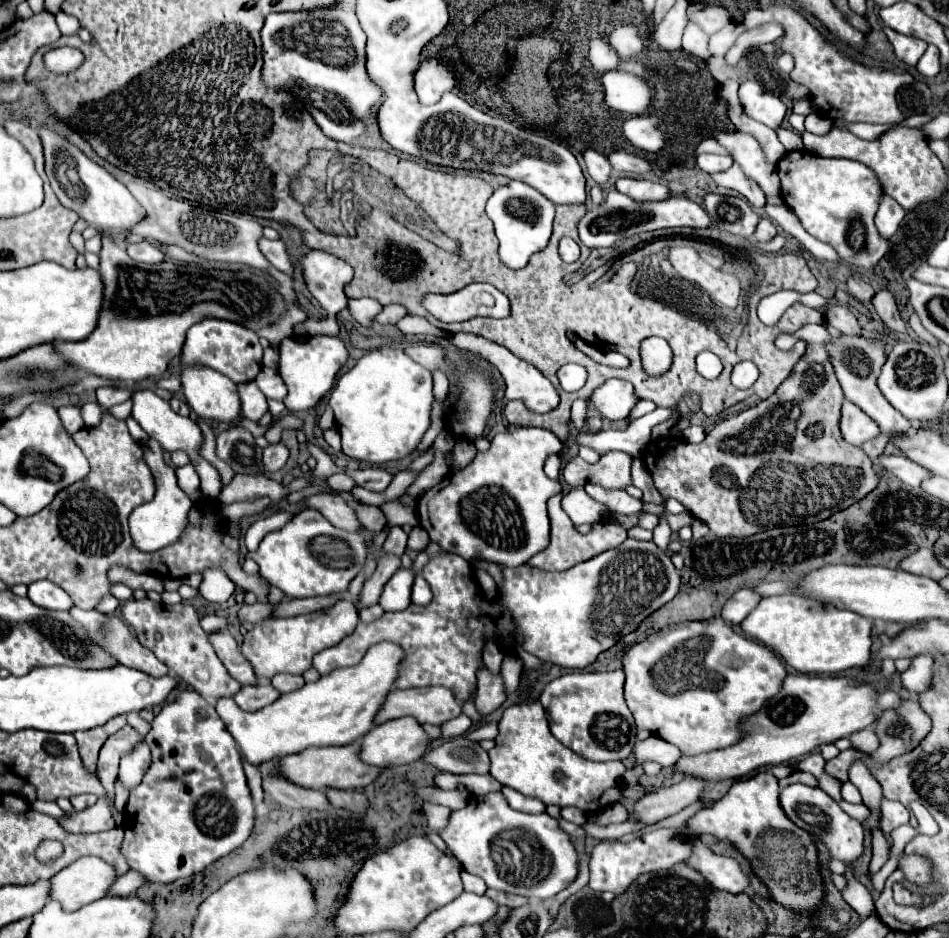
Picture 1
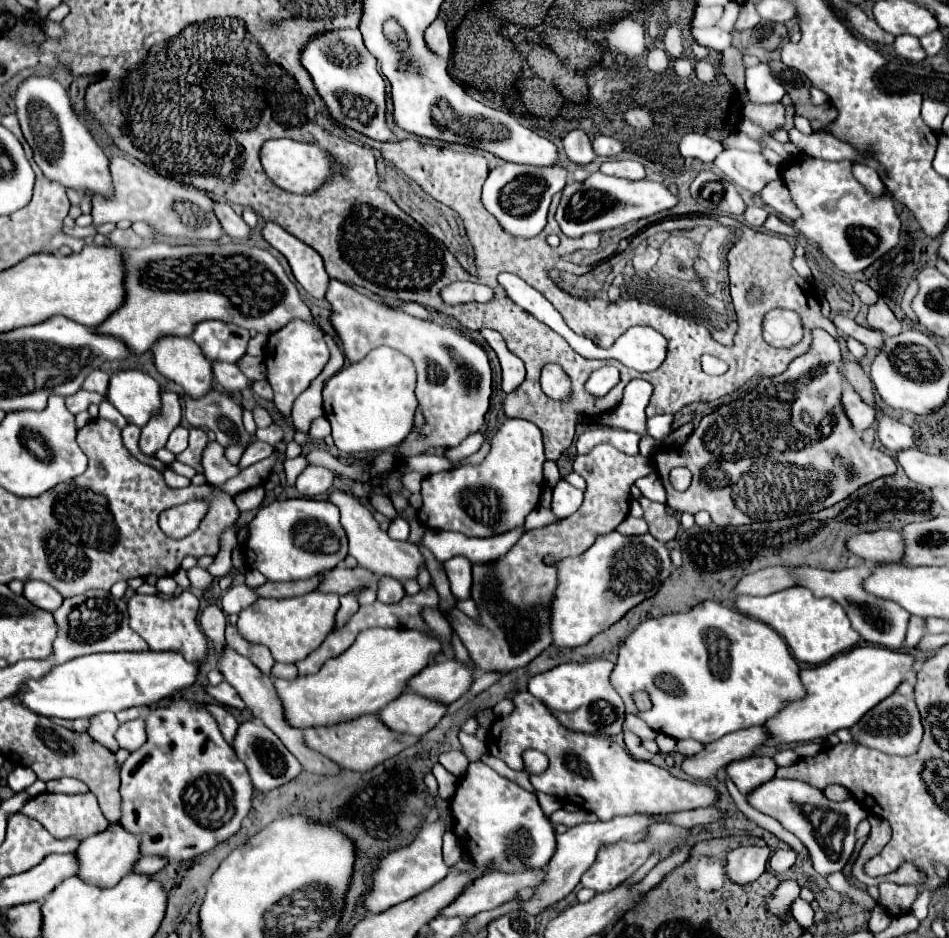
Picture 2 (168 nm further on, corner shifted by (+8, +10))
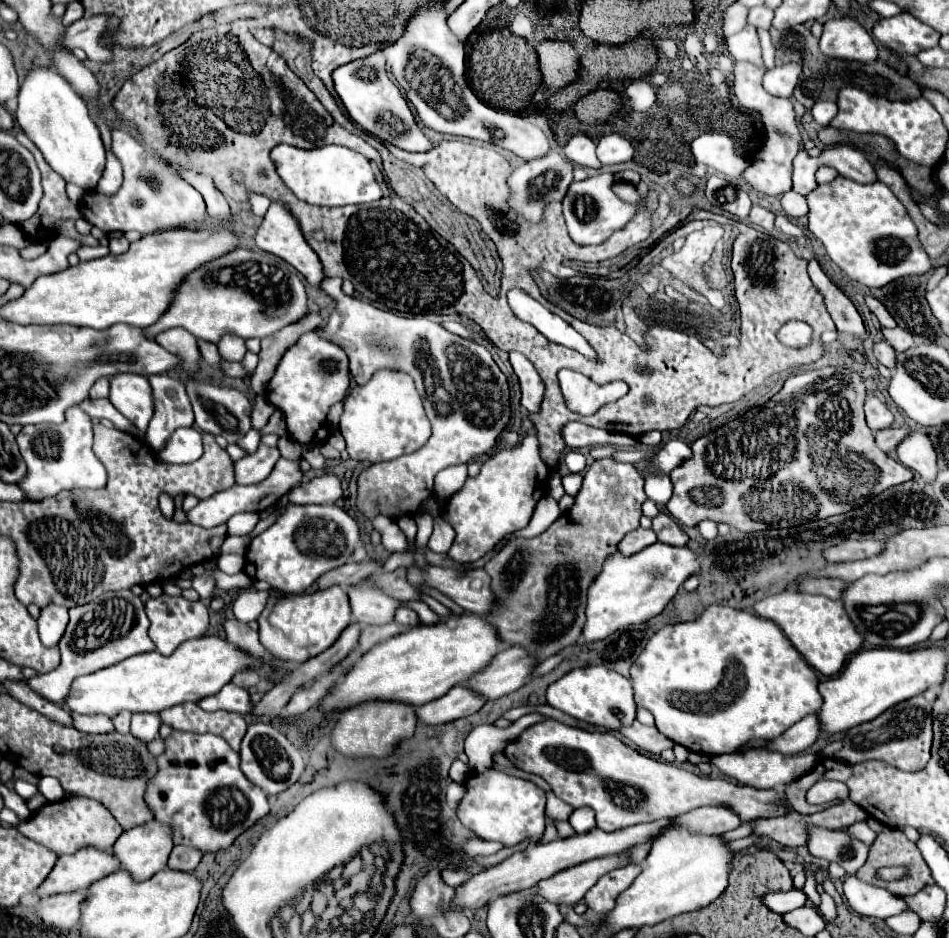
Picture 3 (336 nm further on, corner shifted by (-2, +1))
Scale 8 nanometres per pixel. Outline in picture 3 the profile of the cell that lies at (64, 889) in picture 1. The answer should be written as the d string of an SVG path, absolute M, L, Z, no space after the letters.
M146 821L146 825L124 831L114 843L112 853L120 859L120 867L136 881L146 881L154 873L166 869L172 847L170 825Z

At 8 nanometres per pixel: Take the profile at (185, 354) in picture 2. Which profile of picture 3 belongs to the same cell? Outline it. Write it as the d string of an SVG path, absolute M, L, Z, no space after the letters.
M176 327L176 329L168 329L168 331L162 331L154 337L154 341L158 345L162 345L166 351L182 357L182 371L186 375L192 377L192 373L198 371L198 361L200 361L200 351L198 351L198 345L196 345L196 337L192 333L188 333L186 329L182 327Z

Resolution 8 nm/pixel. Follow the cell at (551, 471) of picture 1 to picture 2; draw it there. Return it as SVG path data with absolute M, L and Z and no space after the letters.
M546 460L546 462L544 462L544 480L548 482L550 488L556 486L556 482L560 480L560 474L558 474L558 468L556 468L556 462L552 462L552 460Z

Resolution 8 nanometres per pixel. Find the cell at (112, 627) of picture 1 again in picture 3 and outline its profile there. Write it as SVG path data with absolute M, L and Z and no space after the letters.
M130 589L118 593L106 593L102 597L96 597L88 605L70 609L70 623L60 639L62 661L58 669L28 679L28 685L44 699L60 703L64 701L66 693L70 693L70 685L76 677L94 673L98 669L106 669L132 655L154 649L156 645L148 637L148 617L144 613L144 603L140 601L140 597L134 595Z

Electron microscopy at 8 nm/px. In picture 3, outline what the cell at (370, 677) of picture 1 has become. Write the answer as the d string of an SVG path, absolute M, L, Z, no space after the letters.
M462 613L450 615L434 625L416 625L364 653L346 673L344 681L336 683L318 707L322 711L348 709L372 701L374 697L424 705L486 669L502 647L504 643L498 637L498 629L494 629L494 625L490 625L482 615Z

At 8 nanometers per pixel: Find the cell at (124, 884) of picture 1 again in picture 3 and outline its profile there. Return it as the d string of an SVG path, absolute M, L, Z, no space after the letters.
M176 845L172 849L172 855L168 859L168 867L170 869L180 869L180 871L194 871L196 865L200 863L202 859L202 851L198 849L190 849L186 845Z

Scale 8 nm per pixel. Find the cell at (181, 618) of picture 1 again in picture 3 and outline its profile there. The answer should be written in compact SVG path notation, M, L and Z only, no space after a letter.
M160 595L158 599L150 599L146 603L146 615L150 619L150 639L162 655L170 655L186 639L202 637L208 631L208 607L202 601Z

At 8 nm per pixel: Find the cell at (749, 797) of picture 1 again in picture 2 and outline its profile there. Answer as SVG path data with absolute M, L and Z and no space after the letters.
M750 756L736 760L726 766L728 778L736 784L736 788L746 796L752 792L752 788L758 788L760 784L766 784L768 780L774 778L776 764L772 758L760 758L760 756Z

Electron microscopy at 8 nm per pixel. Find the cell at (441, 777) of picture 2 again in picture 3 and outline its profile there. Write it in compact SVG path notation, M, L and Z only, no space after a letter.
M456 759L456 761L452 763L452 767L450 767L450 777L452 777L452 781L456 781L456 783L464 783L466 773L468 773L468 765L462 763L460 759Z

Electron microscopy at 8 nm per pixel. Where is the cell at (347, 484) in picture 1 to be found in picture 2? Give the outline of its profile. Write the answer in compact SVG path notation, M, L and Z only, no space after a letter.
M308 466L296 480L296 488L304 496L318 496L330 490L334 482L334 472L322 466Z

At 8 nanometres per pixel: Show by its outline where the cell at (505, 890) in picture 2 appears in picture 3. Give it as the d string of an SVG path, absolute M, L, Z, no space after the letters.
M626 855L584 861L582 865L574 865L562 873L556 873L550 879L540 881L538 895L546 897L552 903L576 905L596 885L596 881L602 875L606 875L614 869L620 869L622 865L630 865L630 863L632 863L632 859Z

